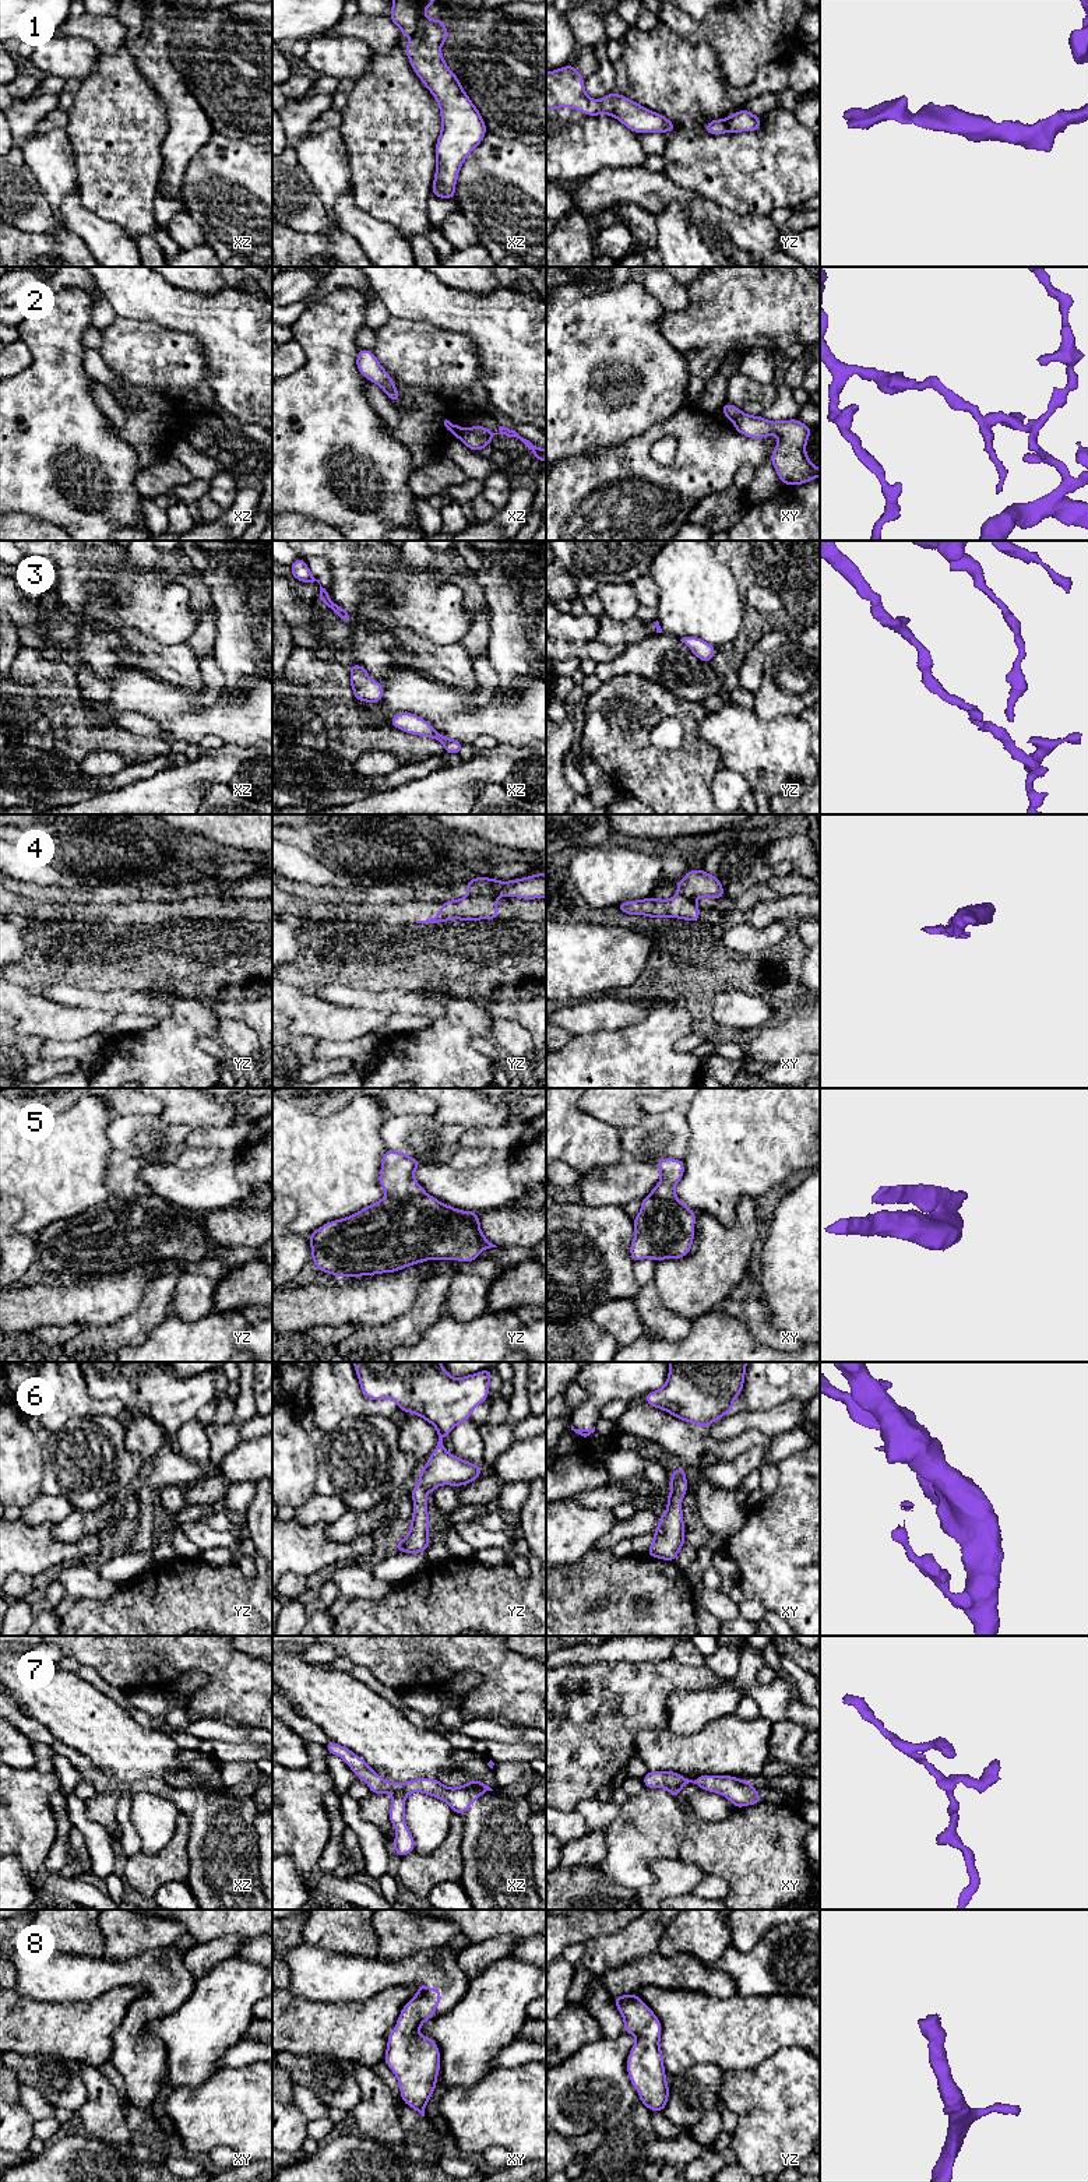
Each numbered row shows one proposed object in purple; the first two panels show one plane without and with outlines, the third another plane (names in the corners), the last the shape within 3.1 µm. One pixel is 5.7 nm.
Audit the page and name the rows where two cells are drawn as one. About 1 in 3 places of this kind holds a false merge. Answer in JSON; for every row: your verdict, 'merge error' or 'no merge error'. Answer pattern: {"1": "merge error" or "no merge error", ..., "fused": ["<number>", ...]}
{"1": "no merge error", "2": "merge error", "3": "no merge error", "4": "merge error", "5": "merge error", "6": "no merge error", "7": "merge error", "8": "no merge error", "fused": ["2", "4", "5", "7"]}

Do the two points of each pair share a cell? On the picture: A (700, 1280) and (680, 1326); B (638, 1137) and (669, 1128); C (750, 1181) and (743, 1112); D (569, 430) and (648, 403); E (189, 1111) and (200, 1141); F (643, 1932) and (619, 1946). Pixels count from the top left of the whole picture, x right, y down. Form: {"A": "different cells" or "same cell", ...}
{"A": "different cells", "B": "same cell", "C": "same cell", "D": "same cell", "E": "different cells", "F": "same cell"}

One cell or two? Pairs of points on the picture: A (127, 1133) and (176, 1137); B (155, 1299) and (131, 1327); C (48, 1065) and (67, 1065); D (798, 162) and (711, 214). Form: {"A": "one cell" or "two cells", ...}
{"A": "one cell", "B": "one cell", "C": "one cell", "D": "two cells"}

